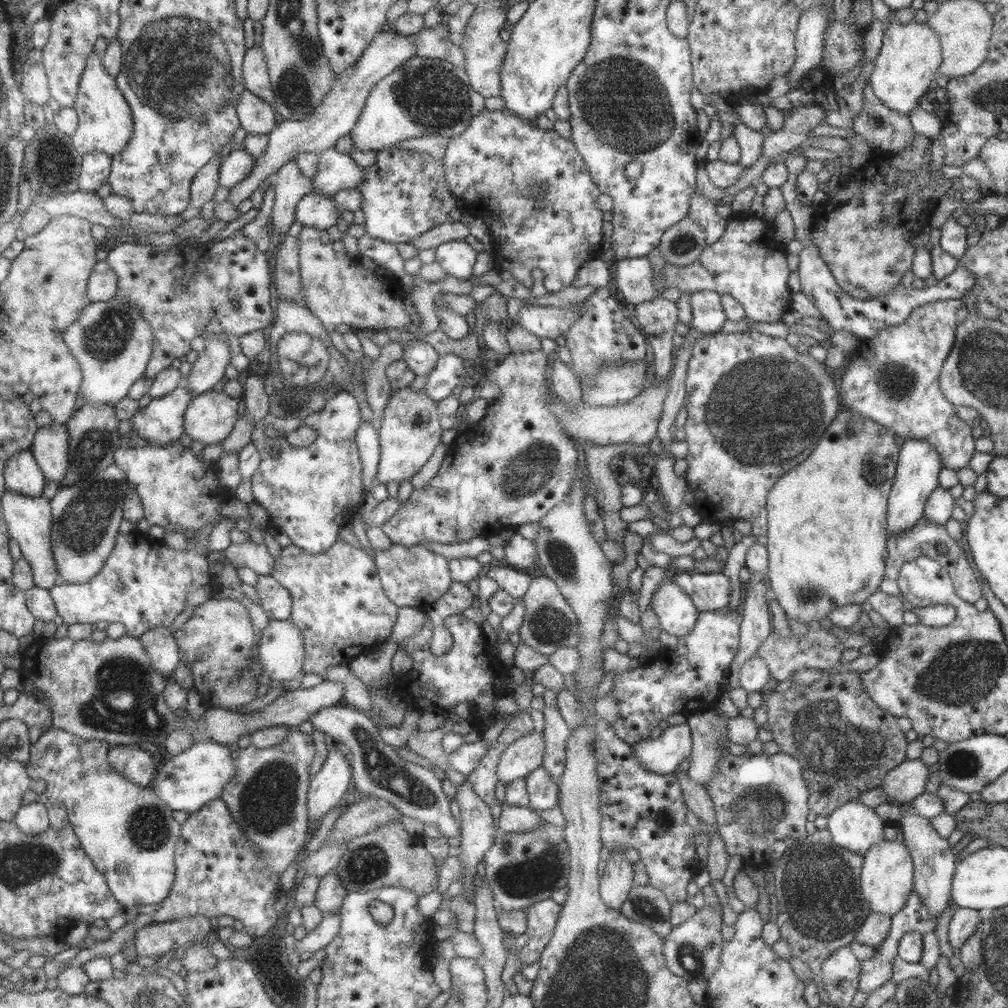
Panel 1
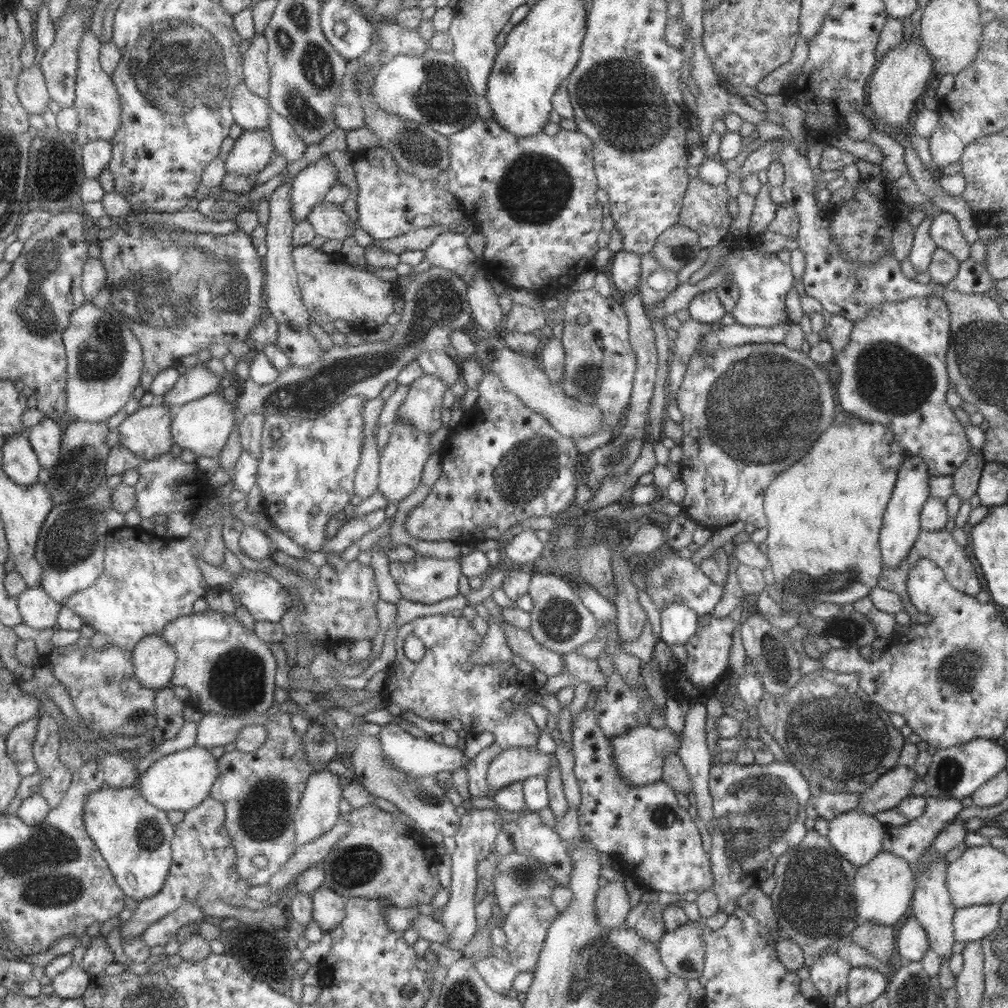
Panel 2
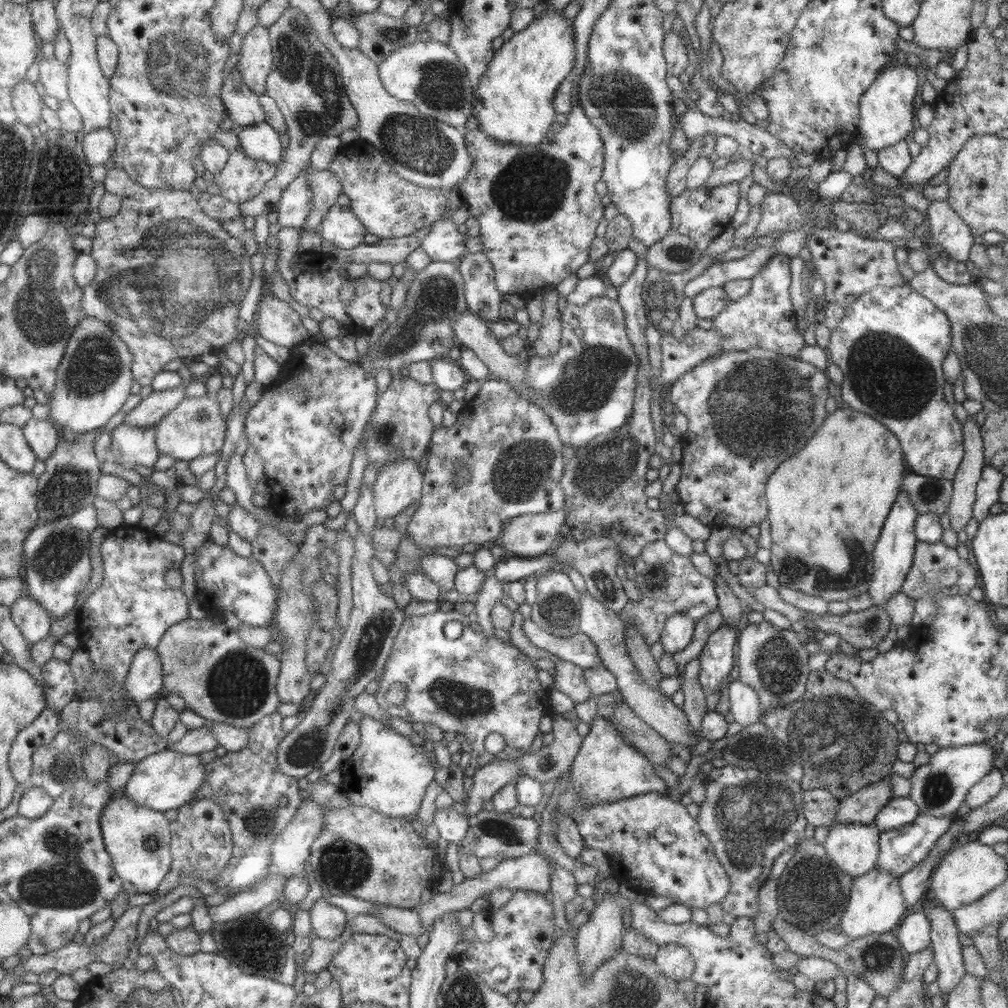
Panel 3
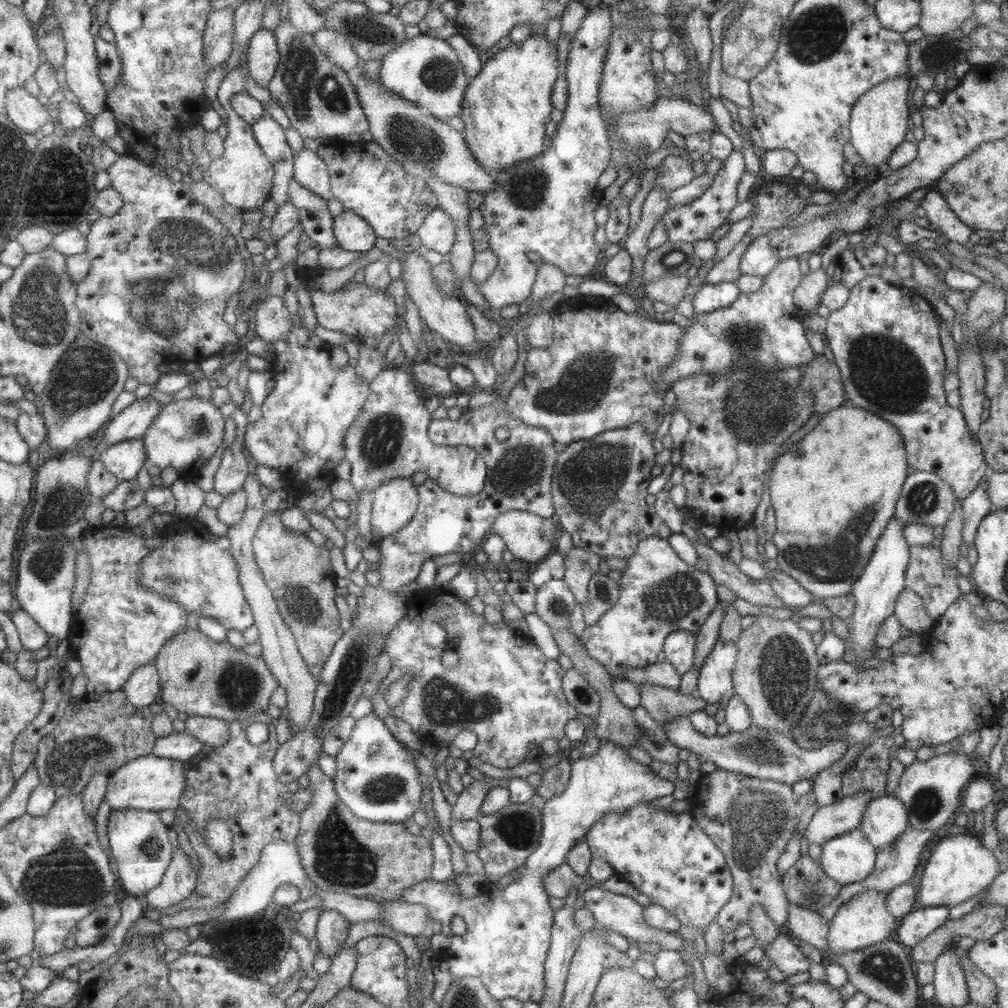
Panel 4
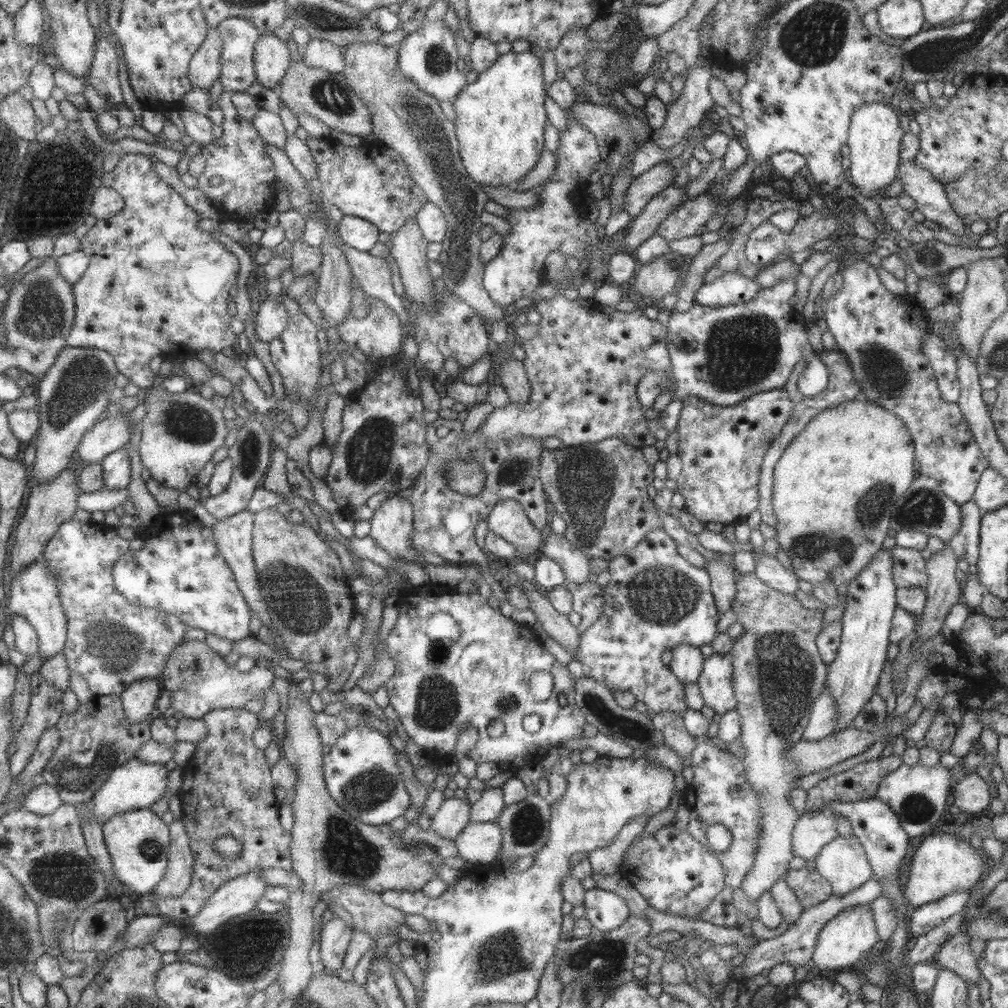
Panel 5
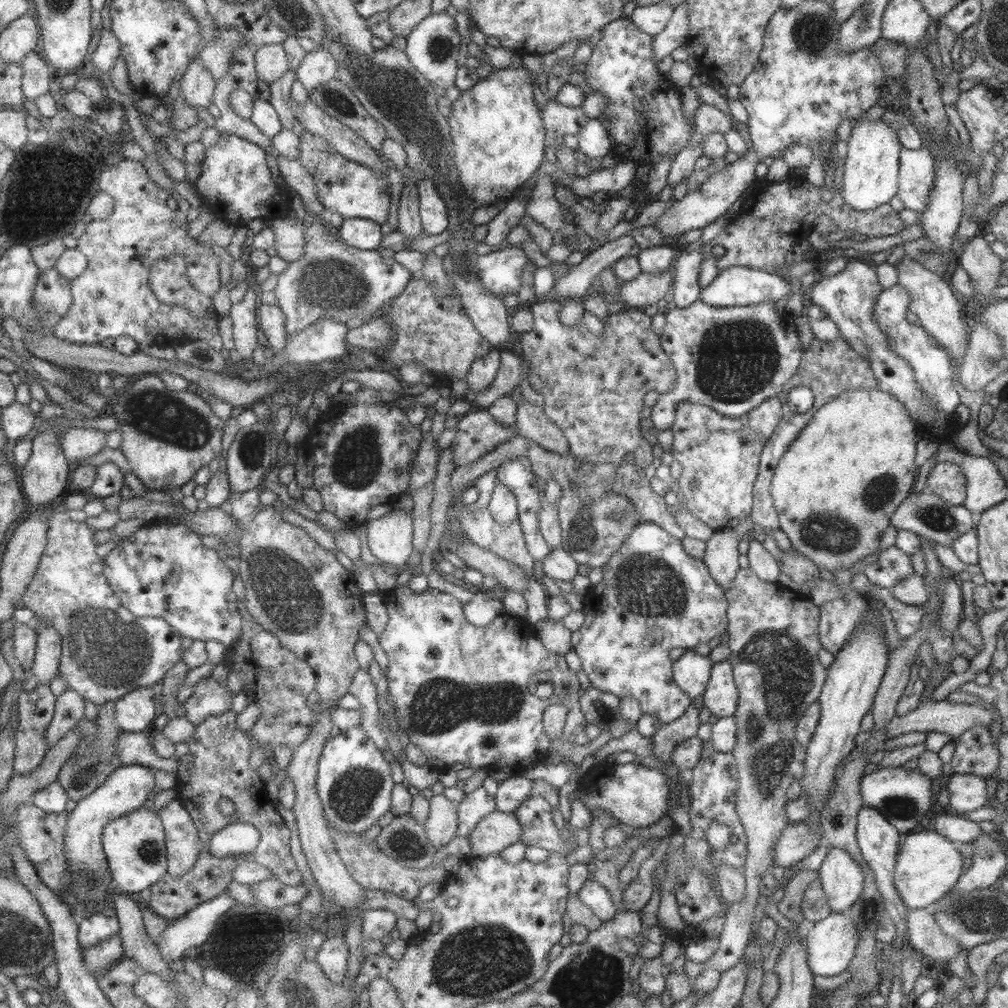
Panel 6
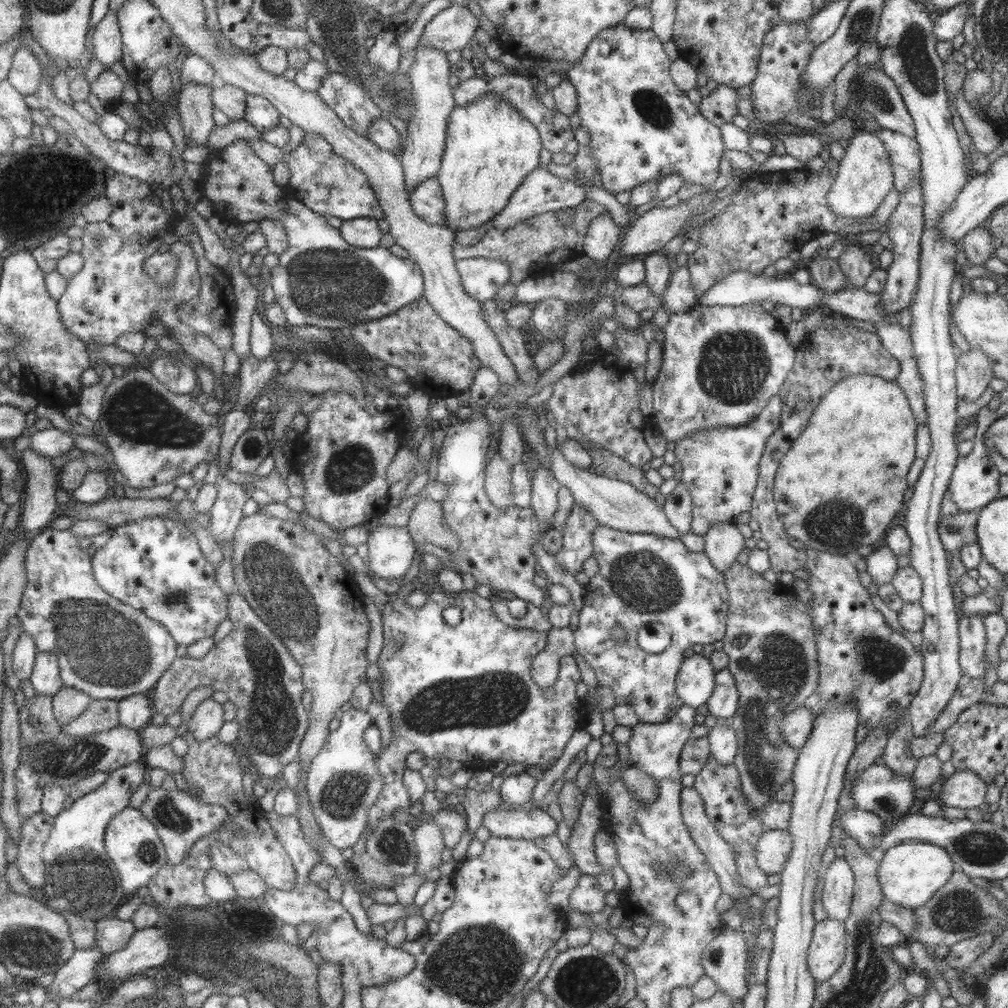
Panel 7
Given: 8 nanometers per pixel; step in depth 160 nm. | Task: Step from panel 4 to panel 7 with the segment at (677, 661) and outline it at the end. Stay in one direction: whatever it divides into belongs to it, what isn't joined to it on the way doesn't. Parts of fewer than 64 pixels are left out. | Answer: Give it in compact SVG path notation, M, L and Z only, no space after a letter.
M701 653L685 657L674 680L675 692L682 700L682 704L692 706L694 709L701 704L705 706L715 686L714 674L715 670L710 660Z

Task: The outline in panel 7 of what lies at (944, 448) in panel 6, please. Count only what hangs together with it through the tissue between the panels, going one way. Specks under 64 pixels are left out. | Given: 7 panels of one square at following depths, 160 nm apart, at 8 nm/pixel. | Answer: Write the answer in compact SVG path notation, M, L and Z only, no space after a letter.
M986 406L979 409L976 416L975 435L971 438L972 449L965 456L958 455L958 459L955 461L955 468L950 477L947 492L951 495L952 501L957 505L959 511L976 511L978 513L988 502L995 499L999 492L997 480L1000 474L993 462L987 457L982 443L982 435L985 429L997 418L998 416L993 411L988 410Z

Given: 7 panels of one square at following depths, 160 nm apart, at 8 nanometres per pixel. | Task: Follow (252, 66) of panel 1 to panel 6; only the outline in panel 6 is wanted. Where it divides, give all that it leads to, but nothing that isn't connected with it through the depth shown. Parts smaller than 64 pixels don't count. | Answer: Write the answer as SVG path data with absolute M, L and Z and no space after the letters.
M281 43L264 44L256 48L256 69L259 80L263 80L268 85L290 70Z

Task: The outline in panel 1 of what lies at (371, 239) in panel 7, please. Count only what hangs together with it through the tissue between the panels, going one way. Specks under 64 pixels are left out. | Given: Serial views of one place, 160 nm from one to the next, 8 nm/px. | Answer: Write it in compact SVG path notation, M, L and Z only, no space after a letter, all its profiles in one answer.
M317 193L303 195L296 204L294 220L303 227L325 230L335 225L337 209L333 201Z

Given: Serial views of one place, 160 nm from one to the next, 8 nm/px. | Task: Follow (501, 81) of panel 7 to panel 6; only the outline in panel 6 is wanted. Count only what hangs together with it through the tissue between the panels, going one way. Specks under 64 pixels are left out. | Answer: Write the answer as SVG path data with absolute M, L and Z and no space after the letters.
M547 100L544 109L540 111L544 127L546 128L544 145L554 151L563 146L562 137L565 134L577 135L590 119L581 107L568 107L556 100Z

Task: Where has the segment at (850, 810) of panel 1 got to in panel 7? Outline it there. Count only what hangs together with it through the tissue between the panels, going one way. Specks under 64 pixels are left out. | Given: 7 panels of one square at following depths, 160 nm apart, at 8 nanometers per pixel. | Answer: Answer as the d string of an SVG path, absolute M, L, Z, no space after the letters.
M835 857L822 873L820 884L821 904L827 916L842 921L849 914L854 888L854 875L849 864L843 858Z

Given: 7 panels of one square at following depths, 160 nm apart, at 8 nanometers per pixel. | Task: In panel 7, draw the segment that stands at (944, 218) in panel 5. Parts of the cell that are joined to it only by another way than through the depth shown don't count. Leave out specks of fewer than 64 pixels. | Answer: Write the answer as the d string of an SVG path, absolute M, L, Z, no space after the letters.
M886 128L871 134L879 138L891 159L893 186L897 194L904 194L908 186L920 178L920 153L914 139L892 132Z

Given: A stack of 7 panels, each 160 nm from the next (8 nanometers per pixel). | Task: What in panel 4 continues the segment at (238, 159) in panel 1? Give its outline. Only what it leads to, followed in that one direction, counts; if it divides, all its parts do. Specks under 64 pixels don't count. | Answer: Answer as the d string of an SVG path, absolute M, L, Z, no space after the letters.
M267 112L252 127L259 149L274 168L269 197L280 205L288 199L288 182L292 179L294 152L285 141L284 130Z

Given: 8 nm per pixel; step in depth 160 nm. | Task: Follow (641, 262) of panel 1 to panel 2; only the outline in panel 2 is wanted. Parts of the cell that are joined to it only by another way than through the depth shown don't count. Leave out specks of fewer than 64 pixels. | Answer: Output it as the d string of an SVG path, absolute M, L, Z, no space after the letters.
M619 250L611 254L609 260L610 280L615 294L620 295L630 290L637 291L640 275L640 255Z

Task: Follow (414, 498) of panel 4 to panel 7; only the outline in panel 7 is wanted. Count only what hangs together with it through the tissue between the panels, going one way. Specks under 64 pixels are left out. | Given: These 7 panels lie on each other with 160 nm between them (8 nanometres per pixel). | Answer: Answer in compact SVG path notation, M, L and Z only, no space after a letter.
M378 525L368 532L366 538L368 548L368 561L371 570L381 580L391 580L392 578L402 578L410 567L411 559L417 553L417 544L410 537L408 528Z

